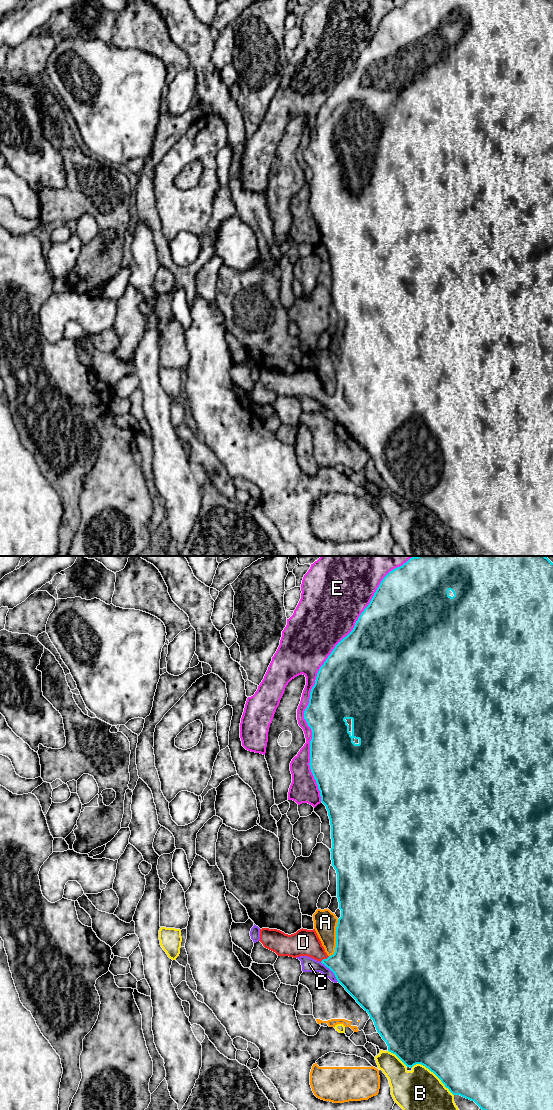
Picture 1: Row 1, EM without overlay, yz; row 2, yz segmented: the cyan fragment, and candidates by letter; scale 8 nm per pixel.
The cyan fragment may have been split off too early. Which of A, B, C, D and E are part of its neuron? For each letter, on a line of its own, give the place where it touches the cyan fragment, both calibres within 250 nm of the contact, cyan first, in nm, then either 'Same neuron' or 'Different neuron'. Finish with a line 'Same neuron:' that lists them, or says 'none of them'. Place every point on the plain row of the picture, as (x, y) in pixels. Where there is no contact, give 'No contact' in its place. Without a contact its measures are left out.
A: Touches cyan at yz (336, 378). Thickness 500 nm (cyan) against 190 nm. Different neuron
B: Touches cyan at yz (433, 512). Thickness 500 nm (cyan) against 400 nm. Different neuron
C: Touches cyan at yz (331, 410). Thickness 480 nm (cyan) against 120 nm. Different neuron
D: Touches cyan at yz (324, 399). Thickness 380 nm (cyan) against 220 nm. Same neuron
E: Touches cyan at yz (316, 117). Thickness 500 nm (cyan) against 400 nm. Different neuron
Same neuron: D

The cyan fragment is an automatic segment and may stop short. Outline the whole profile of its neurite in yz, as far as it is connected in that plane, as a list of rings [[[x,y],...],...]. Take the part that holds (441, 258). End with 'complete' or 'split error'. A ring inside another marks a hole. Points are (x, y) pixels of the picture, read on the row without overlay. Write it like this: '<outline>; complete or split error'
[[[408,0],[393,9],[381,21],[353,70],[335,86],[320,107],[304,159],[312,170],[310,209],[331,265],[331,300],[337,313],[341,350],[335,392],[327,395],[315,369],[302,368],[288,375],[277,369],[262,368],[259,381],[278,396],[308,396],[324,404],[369,454],[388,491],[407,507],[421,504],[428,508],[453,535],[474,541],[492,556],[553,556],[553,3],[550,0]]]; split error

